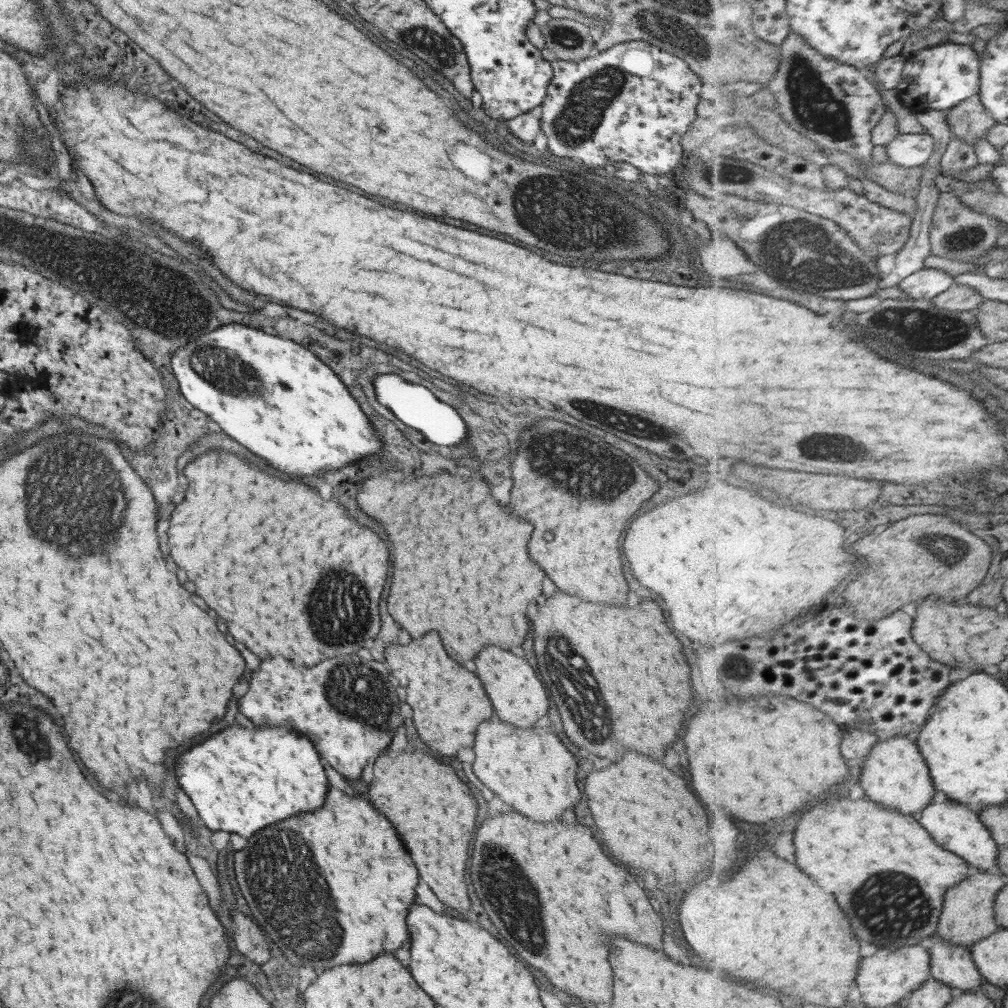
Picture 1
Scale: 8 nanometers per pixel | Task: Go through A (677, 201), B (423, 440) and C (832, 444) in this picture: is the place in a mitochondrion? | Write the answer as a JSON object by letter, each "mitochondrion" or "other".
{"A":"other","B":"other","C":"mitochondrion"}

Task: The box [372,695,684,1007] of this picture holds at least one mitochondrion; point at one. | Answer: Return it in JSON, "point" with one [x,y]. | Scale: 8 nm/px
{"point":[508,891]}

